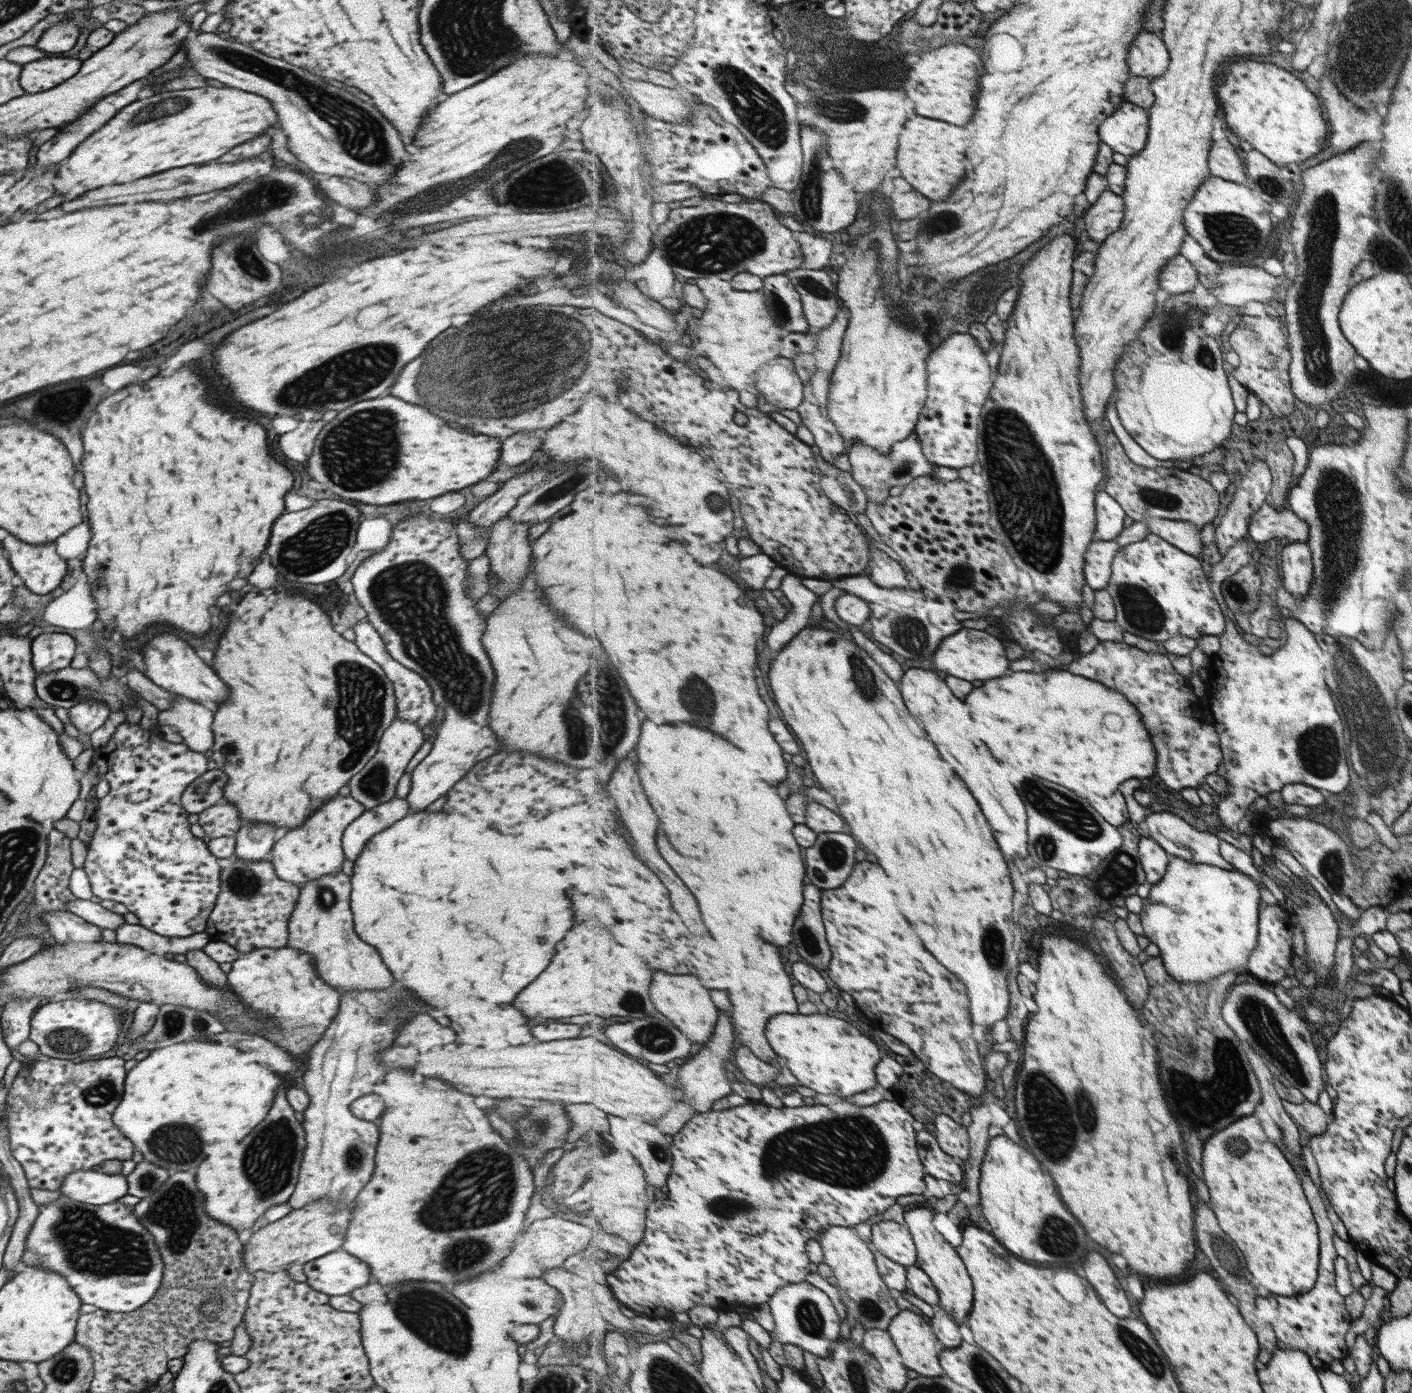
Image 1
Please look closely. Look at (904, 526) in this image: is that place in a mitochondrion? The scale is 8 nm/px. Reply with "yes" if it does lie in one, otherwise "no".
no

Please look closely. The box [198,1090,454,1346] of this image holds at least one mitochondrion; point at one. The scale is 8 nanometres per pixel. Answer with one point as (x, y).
(268, 1166)

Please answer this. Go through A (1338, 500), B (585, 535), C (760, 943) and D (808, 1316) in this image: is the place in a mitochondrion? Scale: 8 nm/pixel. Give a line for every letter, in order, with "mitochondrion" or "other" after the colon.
A: mitochondrion
B: other
C: other
D: mitochondrion

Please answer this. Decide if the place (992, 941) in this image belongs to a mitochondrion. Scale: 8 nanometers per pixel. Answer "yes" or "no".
yes

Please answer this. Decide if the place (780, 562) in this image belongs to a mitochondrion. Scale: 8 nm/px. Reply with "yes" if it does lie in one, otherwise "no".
no

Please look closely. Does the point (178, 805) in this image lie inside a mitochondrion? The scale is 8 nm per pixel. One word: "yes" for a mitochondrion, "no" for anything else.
no

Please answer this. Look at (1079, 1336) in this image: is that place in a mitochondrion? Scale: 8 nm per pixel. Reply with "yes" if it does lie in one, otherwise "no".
no

